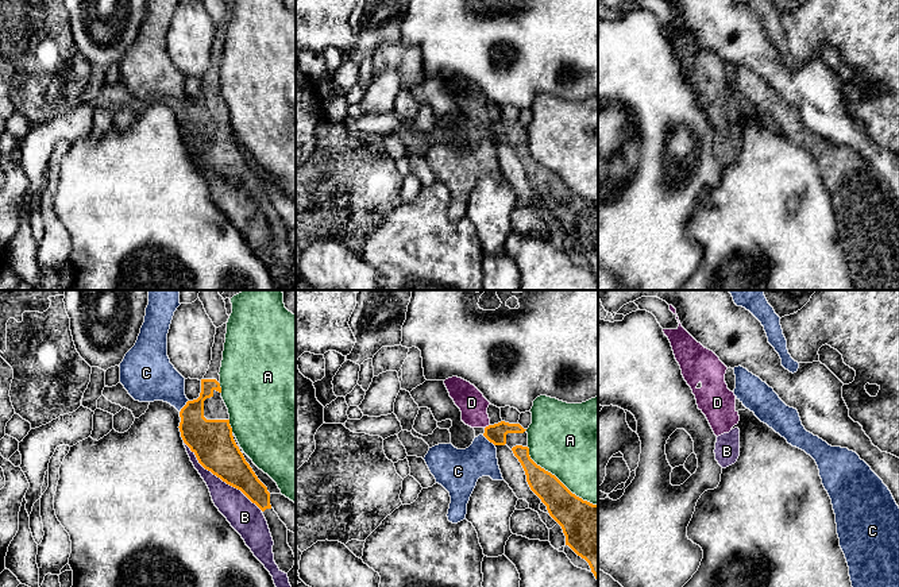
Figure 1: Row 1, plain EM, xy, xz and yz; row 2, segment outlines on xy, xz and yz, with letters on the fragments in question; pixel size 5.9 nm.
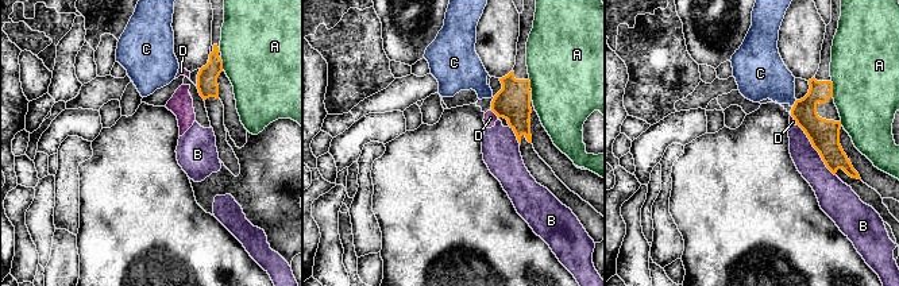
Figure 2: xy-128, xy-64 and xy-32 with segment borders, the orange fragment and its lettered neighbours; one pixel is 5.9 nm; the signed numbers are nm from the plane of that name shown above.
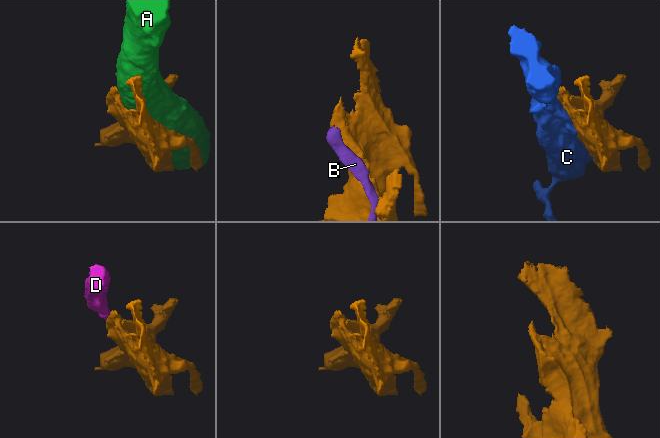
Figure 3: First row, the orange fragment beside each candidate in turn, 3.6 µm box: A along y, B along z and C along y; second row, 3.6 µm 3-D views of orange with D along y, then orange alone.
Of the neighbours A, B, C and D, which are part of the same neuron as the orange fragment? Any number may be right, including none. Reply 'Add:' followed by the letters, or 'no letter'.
Add: no letter

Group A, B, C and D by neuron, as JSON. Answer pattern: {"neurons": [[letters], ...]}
{"neurons": [["A"], ["B", "D"], ["C"]]}

